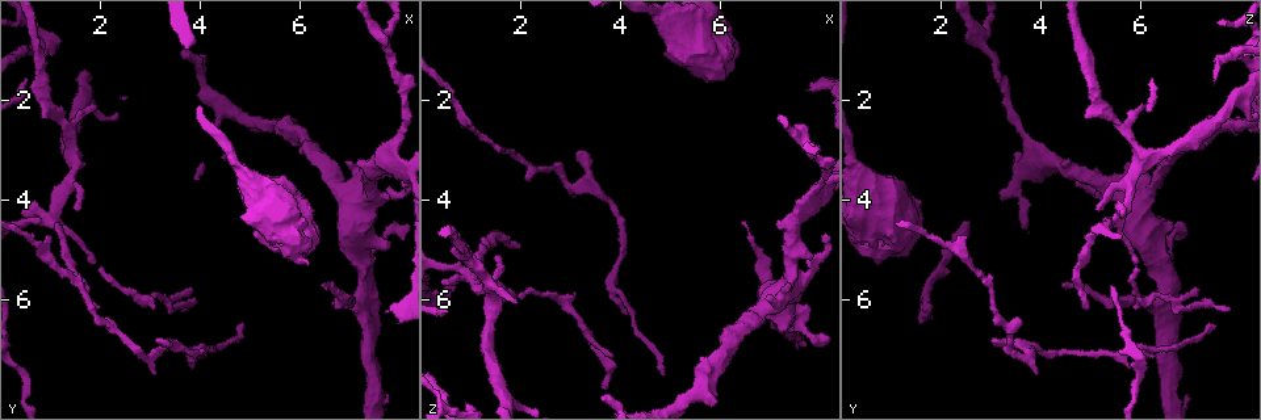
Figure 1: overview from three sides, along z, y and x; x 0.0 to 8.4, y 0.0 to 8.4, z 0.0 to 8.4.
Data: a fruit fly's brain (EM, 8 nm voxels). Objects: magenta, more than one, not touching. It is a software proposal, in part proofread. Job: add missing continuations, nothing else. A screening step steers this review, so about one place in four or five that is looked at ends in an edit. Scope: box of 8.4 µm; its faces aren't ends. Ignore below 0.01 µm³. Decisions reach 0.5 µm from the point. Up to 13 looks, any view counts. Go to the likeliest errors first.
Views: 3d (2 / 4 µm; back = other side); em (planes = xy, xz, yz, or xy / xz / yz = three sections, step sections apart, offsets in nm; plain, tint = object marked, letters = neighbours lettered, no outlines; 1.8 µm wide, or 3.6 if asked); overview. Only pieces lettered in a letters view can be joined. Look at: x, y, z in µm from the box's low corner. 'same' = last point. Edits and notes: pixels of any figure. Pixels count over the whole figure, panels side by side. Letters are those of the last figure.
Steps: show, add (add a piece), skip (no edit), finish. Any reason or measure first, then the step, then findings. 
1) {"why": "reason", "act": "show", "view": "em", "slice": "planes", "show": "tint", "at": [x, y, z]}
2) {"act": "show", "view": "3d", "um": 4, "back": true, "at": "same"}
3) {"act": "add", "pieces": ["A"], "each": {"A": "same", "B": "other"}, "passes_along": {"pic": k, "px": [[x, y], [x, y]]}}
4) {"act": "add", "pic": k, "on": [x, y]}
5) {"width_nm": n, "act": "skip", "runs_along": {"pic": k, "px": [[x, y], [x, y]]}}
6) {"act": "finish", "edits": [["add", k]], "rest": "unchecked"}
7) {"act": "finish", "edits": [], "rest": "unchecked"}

{"why": "tapers out", "act": "show", "view": "3d", "um": 2, "at": [6.45, 5.70, 4.45]}

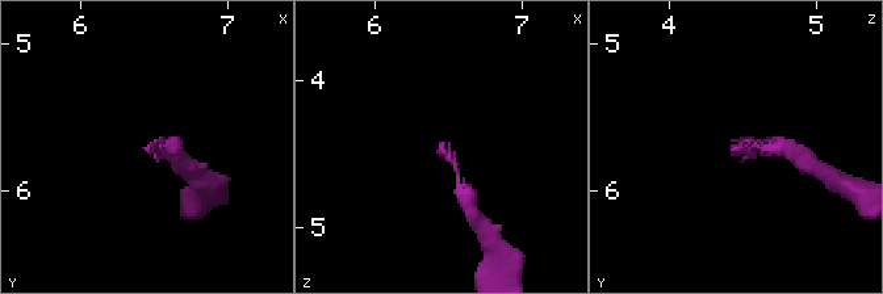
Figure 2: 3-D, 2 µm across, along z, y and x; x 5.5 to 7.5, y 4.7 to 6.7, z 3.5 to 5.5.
{"act": "show", "view": "em", "slice": "planes", "show": "letters", "at": [6.46, 5.70, 4.46]}

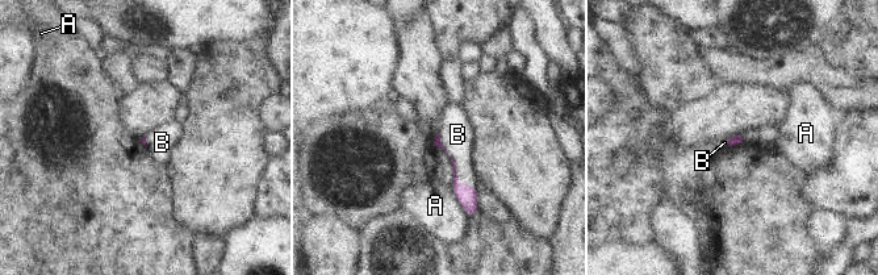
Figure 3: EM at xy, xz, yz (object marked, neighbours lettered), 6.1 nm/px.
{"act": "add", "pieces": ["B"], "each": {"A": "other", "B": "same"}, "passes_along": {"pic": 3, "px": [[467, 195], [455, 166], [458, 134]]}, "found": "the neuron continues"}

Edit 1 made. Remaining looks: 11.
{"why": "tapers out", "act": "show", "view": "em", "slice": "planes", "show": "letters", "at": [4.85, 6.50, 7.50]}

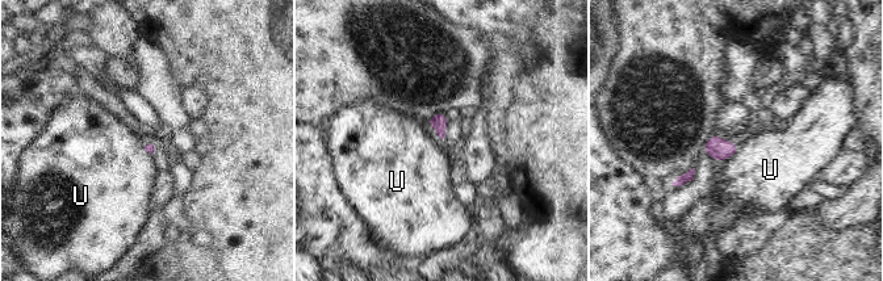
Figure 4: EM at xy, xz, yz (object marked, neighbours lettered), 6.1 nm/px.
{"longest_contact_nm": ["U", 130], "act": "skip", "each": {"U": "other"}, "found": "none of them fits"}

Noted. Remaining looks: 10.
{"why": "tapers out", "act": "show", "view": "em", "slice": "xz", "step": 4, "show": "letters", "at": [3.25, 6.80, 3.00]}

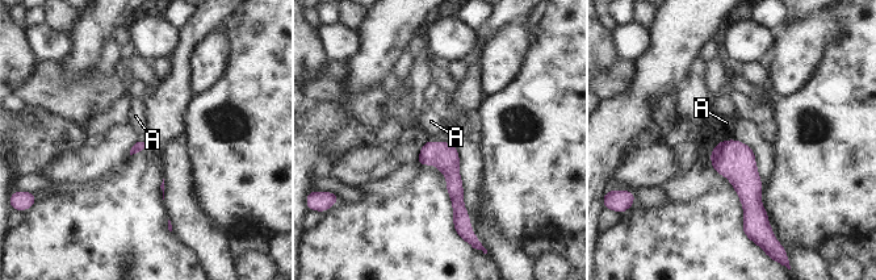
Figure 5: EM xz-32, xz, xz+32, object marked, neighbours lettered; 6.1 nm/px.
{"act": "show", "view": "em", "slice": "planes", "show": "letters", "at": "same"}

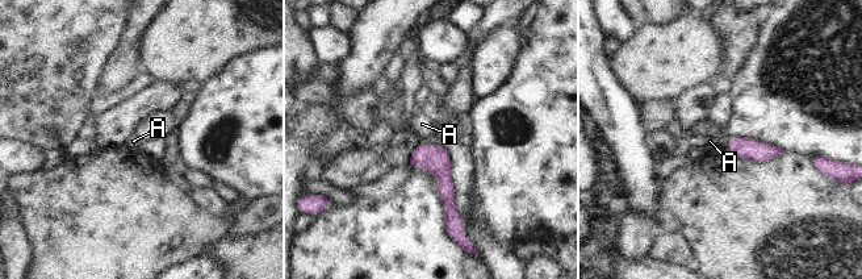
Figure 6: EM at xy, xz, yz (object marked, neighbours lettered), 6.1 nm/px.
{"act": "add", "pieces": ["A"], "each": {"A": "same"}, "passes_along": {"pic": 6, "px": [[435, 158], [427, 145], [422, 124]]}, "found": "it goes on there"}

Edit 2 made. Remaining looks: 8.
{"why": "see it whole again", "act": "show", "view": "overview"}

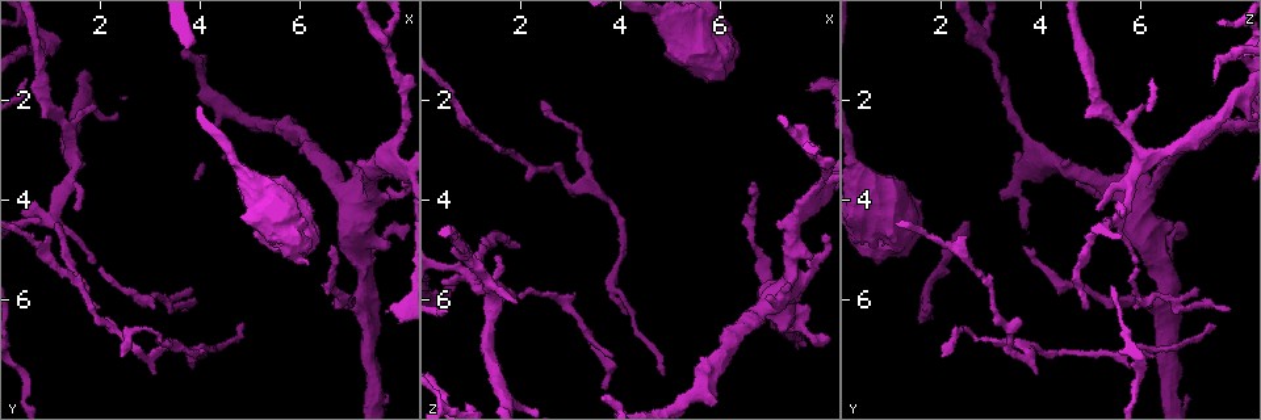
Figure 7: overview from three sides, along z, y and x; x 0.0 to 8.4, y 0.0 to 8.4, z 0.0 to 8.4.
{"why": "two arms in line, one across", "act": "show", "view": "em", "slice": "yz", "step": 4, "show": "tint", "at": [7.75, 0.85, 2.80]}

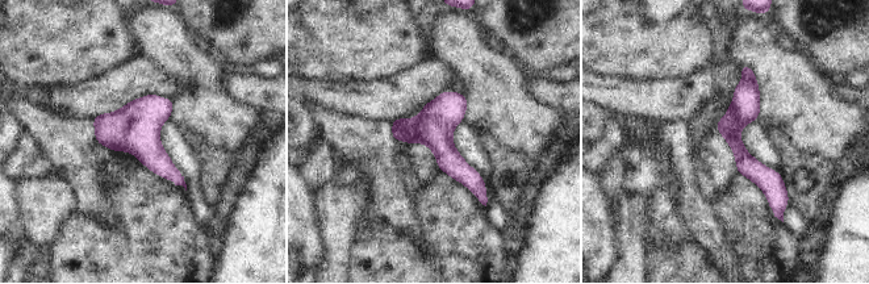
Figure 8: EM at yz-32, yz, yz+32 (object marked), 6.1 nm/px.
{"why": "another direction", "act": "show", "view": "em", "slice": "planes", "show": "tint", "at": "same"}

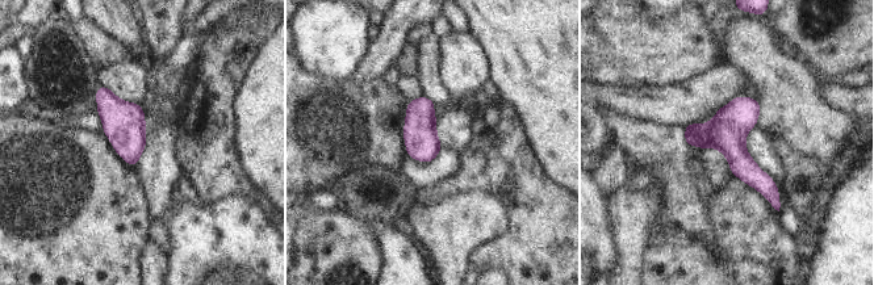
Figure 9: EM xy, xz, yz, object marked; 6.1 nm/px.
{"why": "what lies round it", "act": "show", "view": "em", "slice": "planes", "show": "letters", "at": "same"}

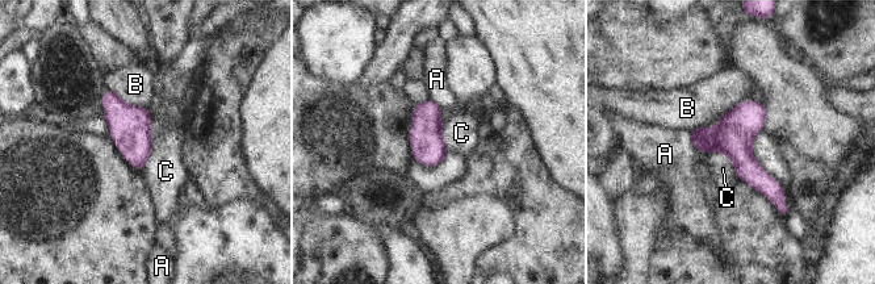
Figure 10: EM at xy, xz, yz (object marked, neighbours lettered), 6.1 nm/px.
{"act": "skip", "each": {"A": "other", "B": "other", "C": "other"}, "border": {"pic": 10, "px": [[708, 153], [723, 153], [737, 176]]}, "found": "none of them fits"}

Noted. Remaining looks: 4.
{"act": "finish", "edits": [["add", 3], ["add", 6]], "rest": "unchecked"}

